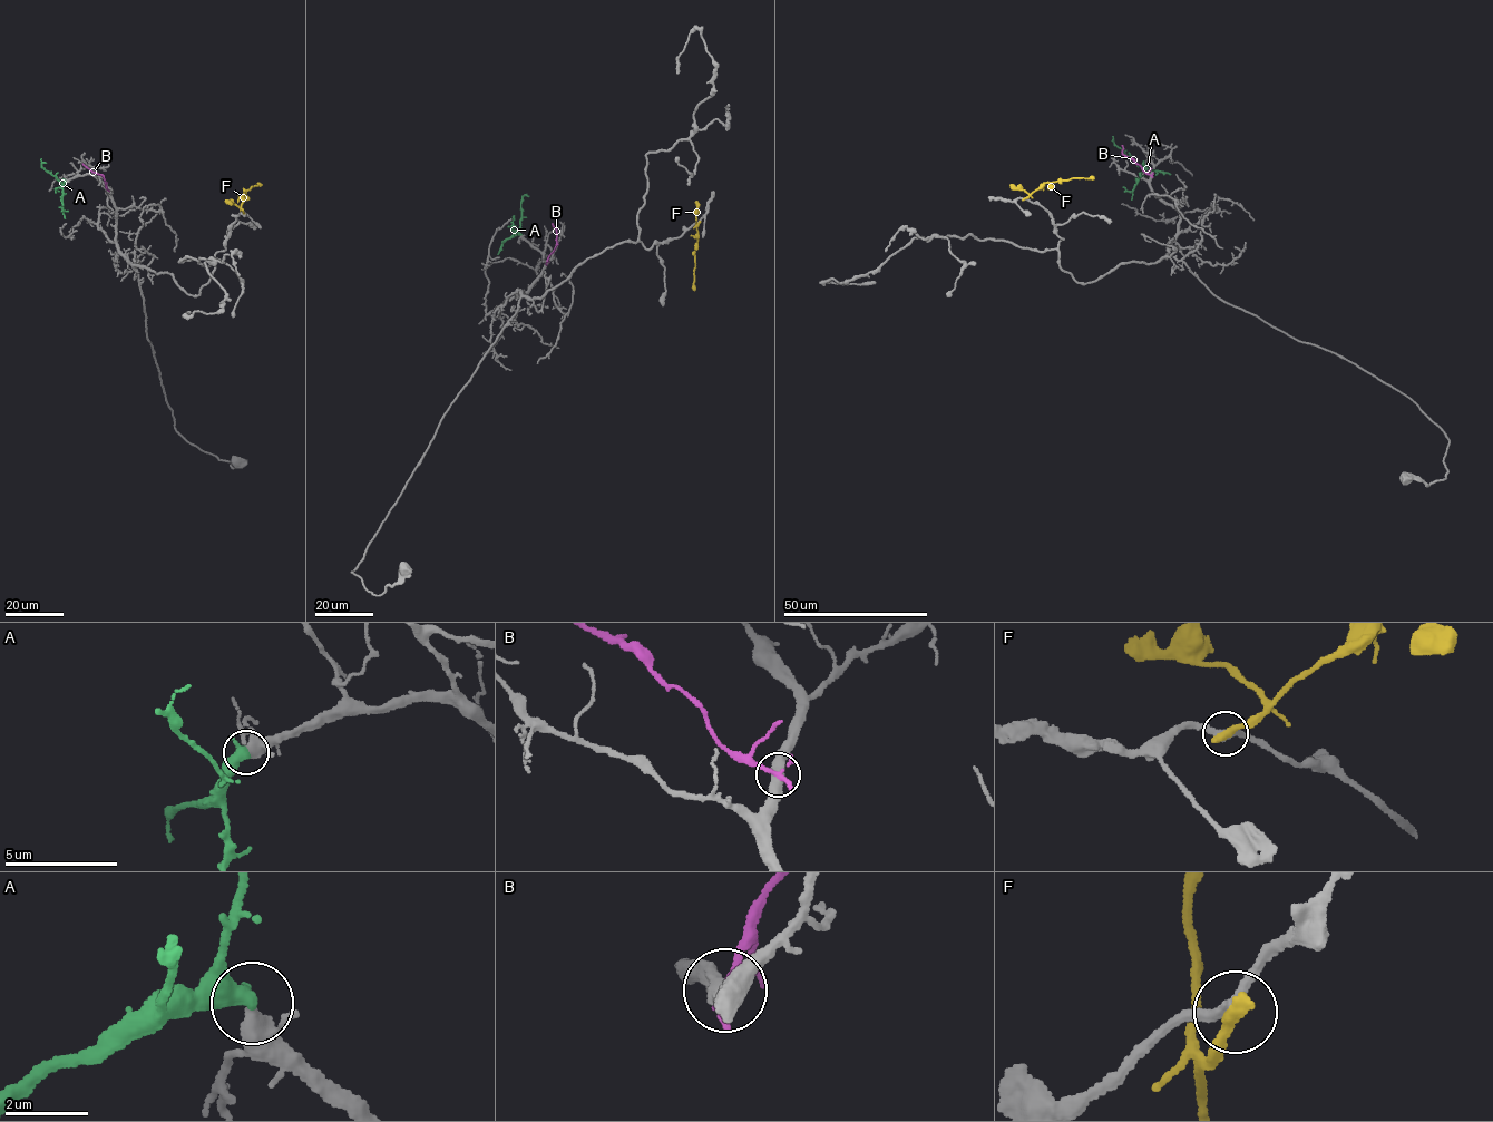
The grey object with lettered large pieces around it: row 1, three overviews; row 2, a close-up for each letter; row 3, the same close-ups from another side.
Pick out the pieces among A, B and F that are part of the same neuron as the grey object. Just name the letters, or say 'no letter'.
A

